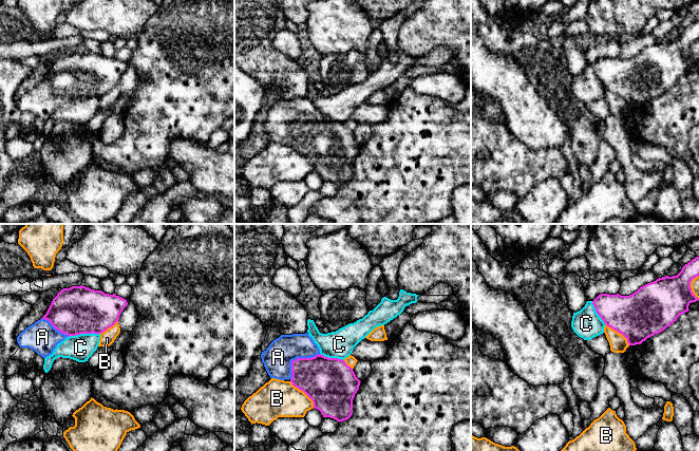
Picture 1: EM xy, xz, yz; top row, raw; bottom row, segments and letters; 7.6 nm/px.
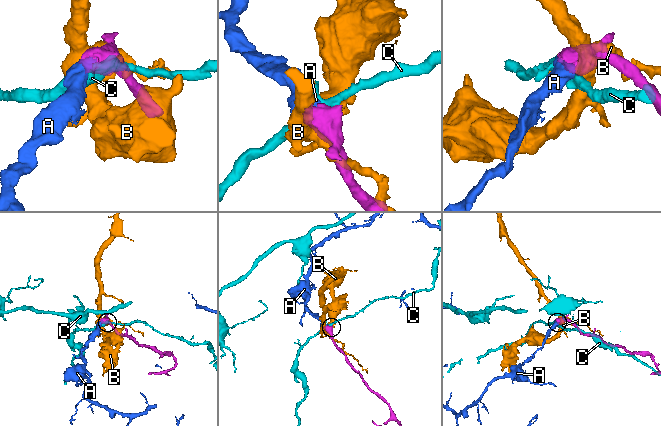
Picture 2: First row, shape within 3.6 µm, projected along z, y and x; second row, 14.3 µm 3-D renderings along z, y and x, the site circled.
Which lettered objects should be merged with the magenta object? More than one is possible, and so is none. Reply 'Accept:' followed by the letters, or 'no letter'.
Accept: A

